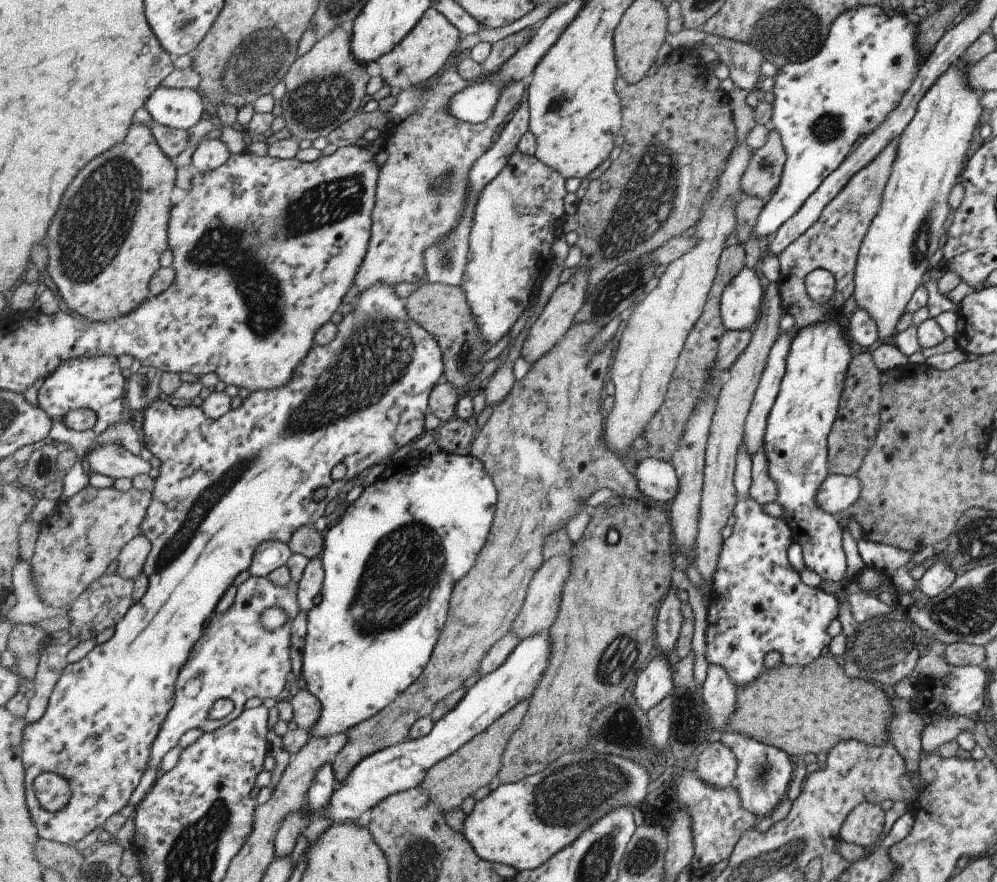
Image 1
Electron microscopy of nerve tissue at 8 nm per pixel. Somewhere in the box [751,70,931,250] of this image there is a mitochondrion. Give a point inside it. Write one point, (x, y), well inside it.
(828, 129)

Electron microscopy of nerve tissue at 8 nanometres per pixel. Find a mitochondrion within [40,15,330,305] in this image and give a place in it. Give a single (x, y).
(103, 205)

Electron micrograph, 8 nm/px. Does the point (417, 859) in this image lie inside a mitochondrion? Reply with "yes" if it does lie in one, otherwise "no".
yes

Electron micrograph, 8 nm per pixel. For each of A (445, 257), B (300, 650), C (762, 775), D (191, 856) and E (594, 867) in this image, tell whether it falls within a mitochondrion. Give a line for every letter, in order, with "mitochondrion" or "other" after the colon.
A: mitochondrion
B: other
C: mitochondrion
D: mitochondrion
E: mitochondrion

